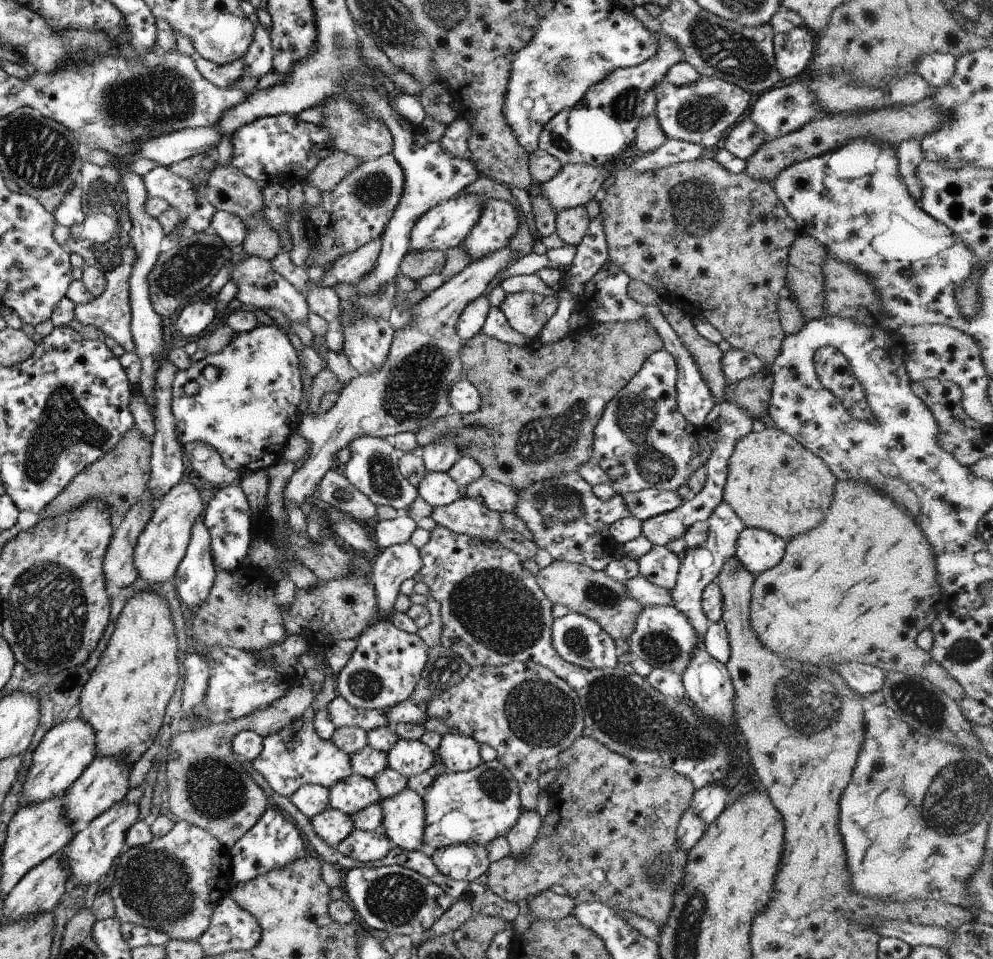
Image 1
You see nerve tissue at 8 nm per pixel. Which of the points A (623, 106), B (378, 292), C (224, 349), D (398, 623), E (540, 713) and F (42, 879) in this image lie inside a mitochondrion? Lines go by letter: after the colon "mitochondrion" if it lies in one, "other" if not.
A: mitochondrion
B: mitochondrion
C: other
D: other
E: mitochondrion
F: other

